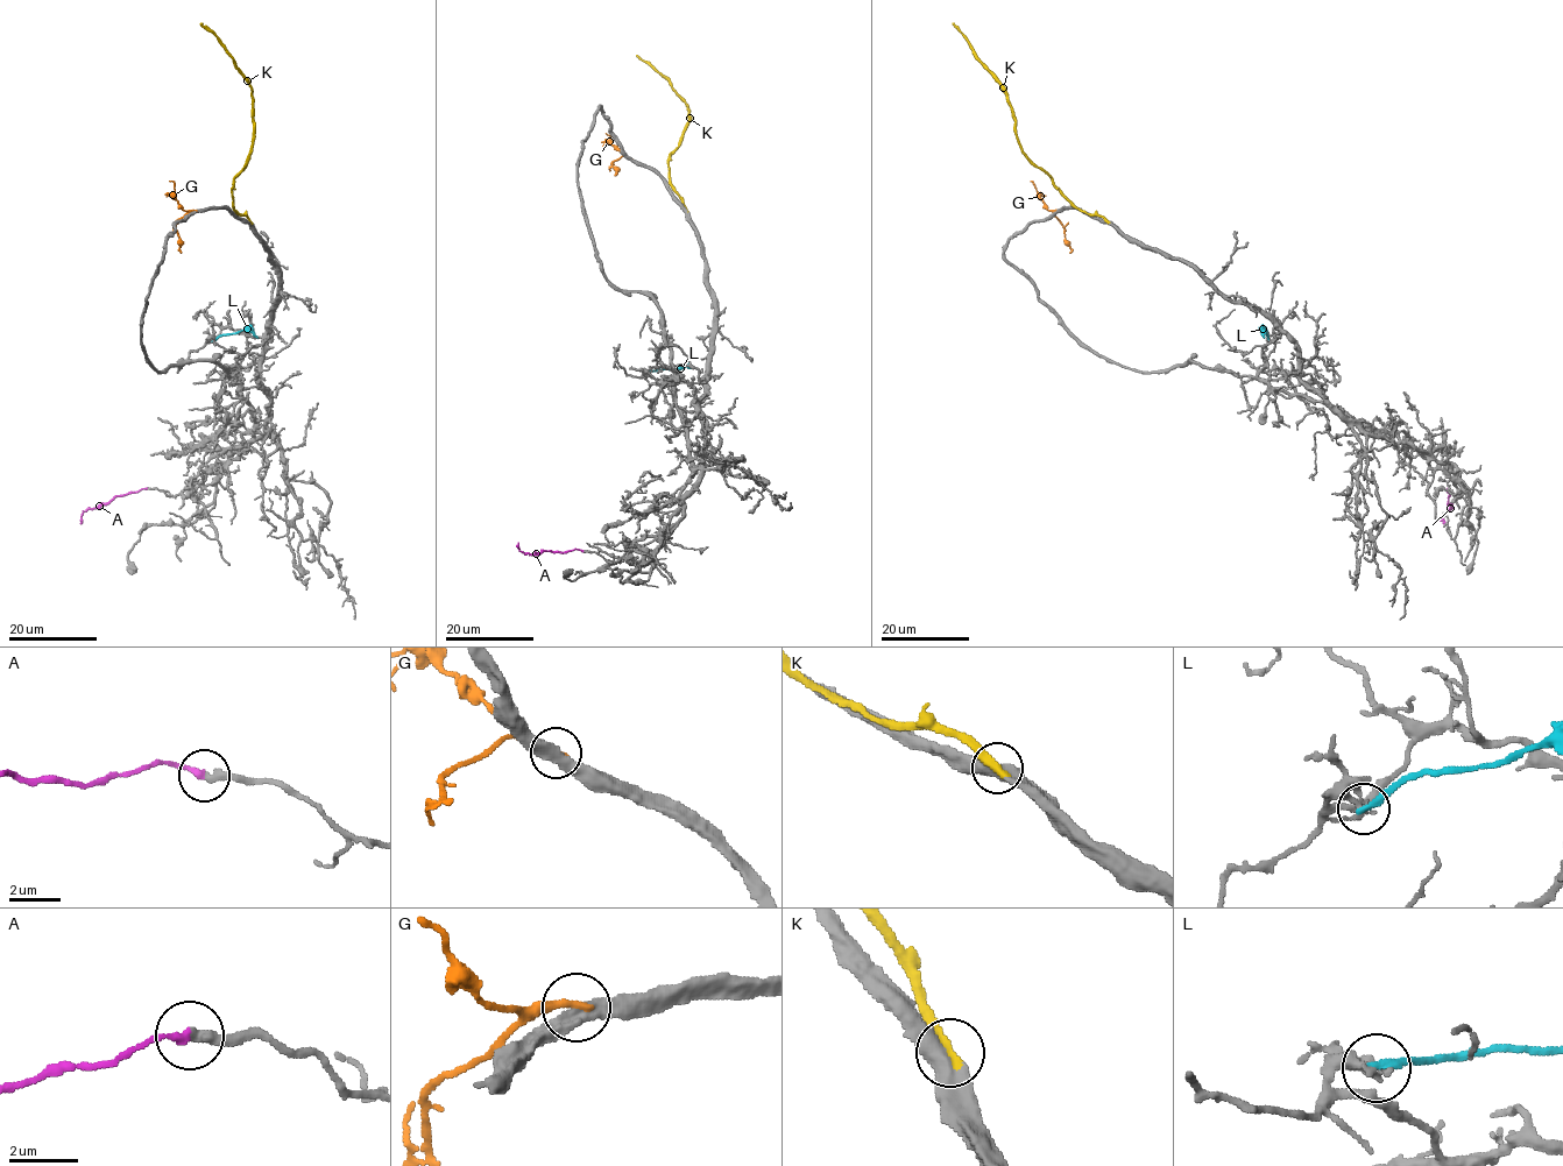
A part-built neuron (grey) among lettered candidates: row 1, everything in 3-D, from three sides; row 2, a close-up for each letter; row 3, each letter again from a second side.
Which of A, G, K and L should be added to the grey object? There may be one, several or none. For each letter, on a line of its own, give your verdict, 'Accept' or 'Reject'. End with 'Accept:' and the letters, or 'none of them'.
A: Accept
G: Reject
K: Accept
L: Reject
Accept: A, K

